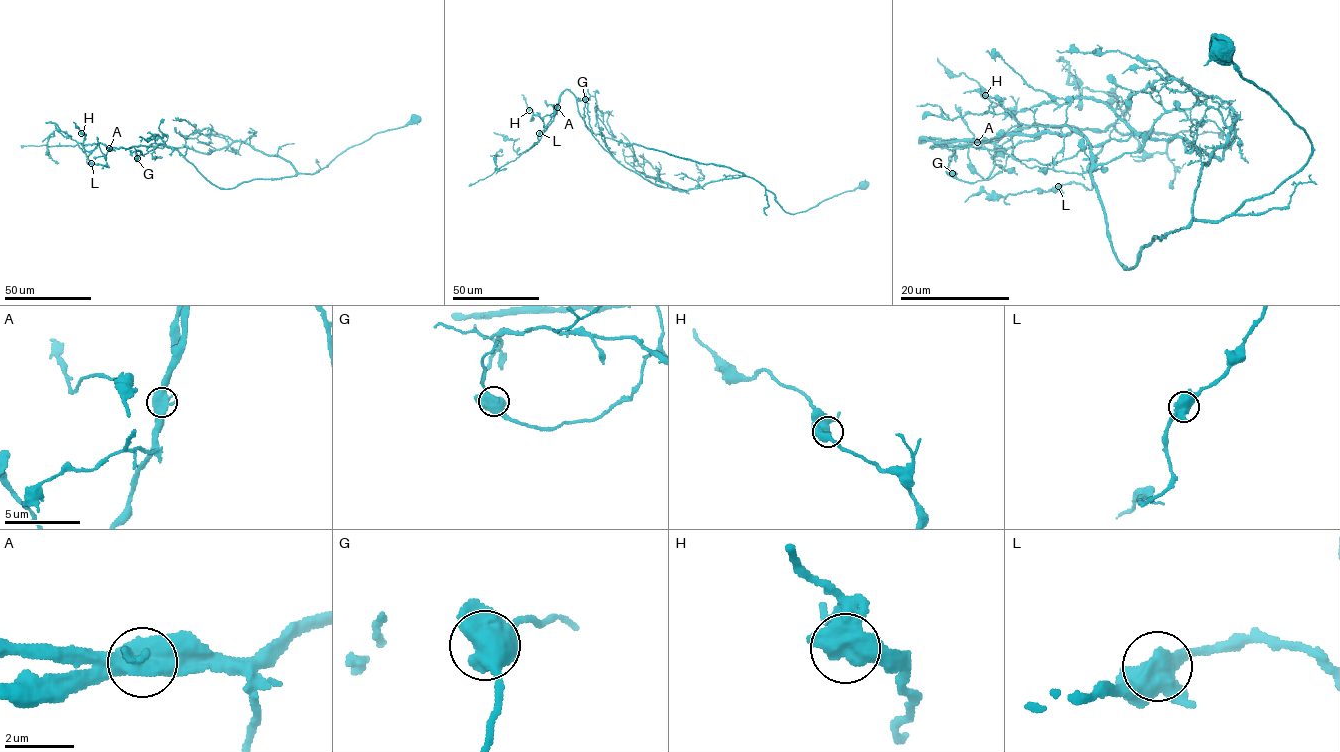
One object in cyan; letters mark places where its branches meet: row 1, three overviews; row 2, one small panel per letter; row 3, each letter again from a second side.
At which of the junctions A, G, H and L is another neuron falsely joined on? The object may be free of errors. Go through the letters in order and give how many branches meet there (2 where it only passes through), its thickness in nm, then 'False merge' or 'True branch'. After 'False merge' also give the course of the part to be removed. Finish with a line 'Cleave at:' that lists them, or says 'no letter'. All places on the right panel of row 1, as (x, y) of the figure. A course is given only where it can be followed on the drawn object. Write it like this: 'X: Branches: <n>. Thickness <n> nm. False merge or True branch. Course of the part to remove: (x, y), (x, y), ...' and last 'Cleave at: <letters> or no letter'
A: Branches: 3. Thickness 550 nm. False merge. Course of the part to remove: (977, 141), (929, 147)
G: Branches: 3. Thickness 550 nm. True branch
H: Branches: 3. Thickness 550 nm. True branch
L: Branches: 3. Thickness 500 nm. True branch
Cleave at: A

